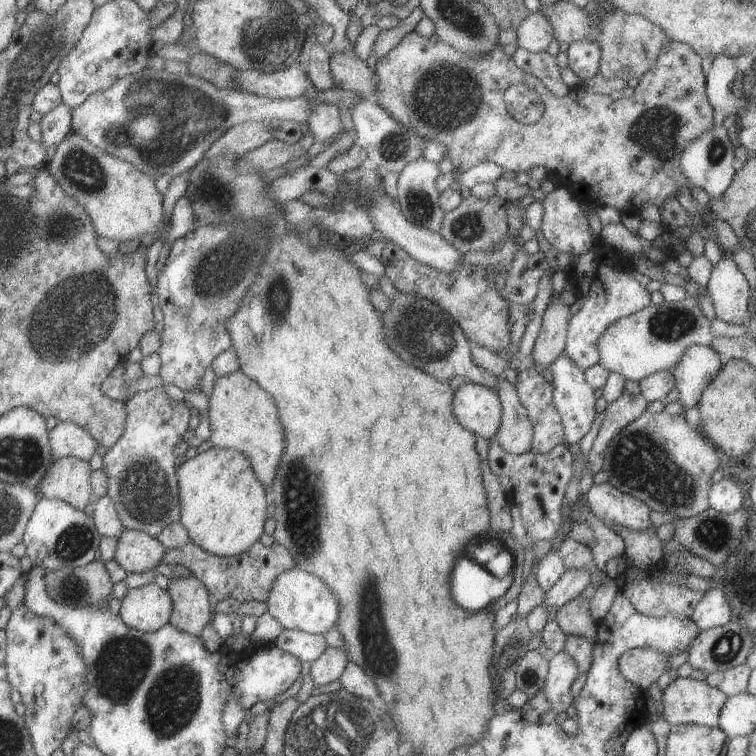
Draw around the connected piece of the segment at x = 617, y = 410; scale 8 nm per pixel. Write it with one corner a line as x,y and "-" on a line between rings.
626,381
624,392
614,402
608,403
603,412
603,420
587,461
592,474
595,475
603,470
604,450
606,450
608,442
624,426
634,422
638,416
646,411
647,407
648,400
644,398
639,382

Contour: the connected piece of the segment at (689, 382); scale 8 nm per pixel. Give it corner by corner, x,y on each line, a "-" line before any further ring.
694,344
684,352
672,369
675,387
680,392
678,400
684,409
699,404
702,393
722,366
720,356
711,346

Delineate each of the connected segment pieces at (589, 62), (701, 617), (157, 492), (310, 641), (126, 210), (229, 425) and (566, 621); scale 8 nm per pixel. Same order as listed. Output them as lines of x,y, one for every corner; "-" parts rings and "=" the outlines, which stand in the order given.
580,40
580,42
569,43
567,54
568,67
582,81
594,78
600,72
602,48
598,42
=
712,587
704,593
704,598
689,617
703,631
724,626
735,618
735,614
724,592
718,587
=
163,387
144,390
132,396
124,403
126,408
126,426
120,440
110,446
103,456
102,470
108,476
108,492
112,502
115,502
118,516
126,529
136,529
156,537
170,524
181,520
180,489
177,478
177,468
174,466
176,454
174,447
180,442
184,432
188,430
188,422
192,418
190,408
184,402
170,400
=
284,629
273,644
282,652
288,652
308,662
314,662
328,648
324,635
310,634
298,629
=
71,131
56,144
56,152
47,159
47,165
62,190
86,210
100,237
121,243
158,232
164,218
163,194
156,188
156,179
146,176
130,162
106,154
=
242,371
229,372
216,378
209,398
210,442
214,447
232,449
244,453
256,476
264,484
272,484
284,456
286,438
278,416
278,408
270,394
=
579,595
566,602
557,610
555,620
566,635
578,634
591,642
594,641
598,621
595,615
590,613
586,598

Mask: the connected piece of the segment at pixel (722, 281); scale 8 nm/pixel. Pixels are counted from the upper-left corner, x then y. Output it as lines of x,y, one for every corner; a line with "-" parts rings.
724,253
717,266
714,266
707,289
717,318
728,324
749,326
748,300
751,288
731,253

